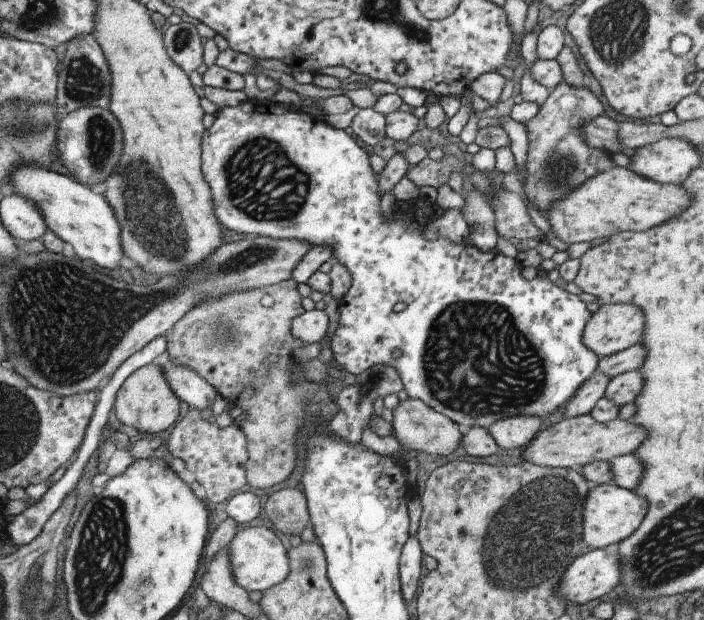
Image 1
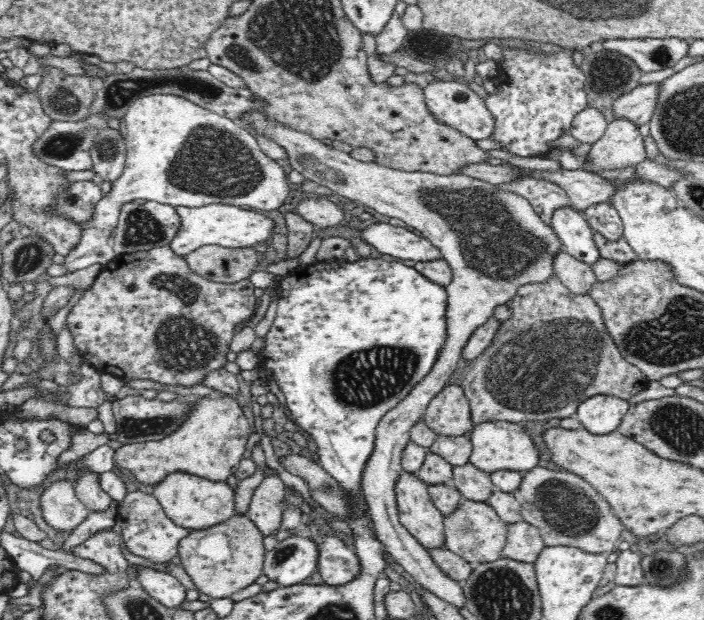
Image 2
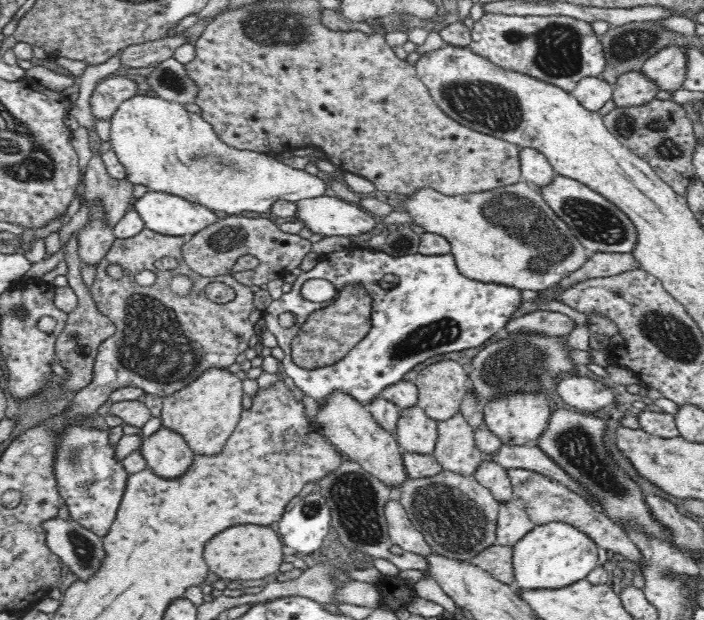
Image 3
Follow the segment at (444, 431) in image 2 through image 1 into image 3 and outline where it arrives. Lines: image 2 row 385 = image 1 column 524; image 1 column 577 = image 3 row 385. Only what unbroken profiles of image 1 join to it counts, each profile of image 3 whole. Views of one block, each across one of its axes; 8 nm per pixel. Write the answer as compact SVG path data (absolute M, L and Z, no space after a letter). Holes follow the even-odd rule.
M440 360L422 368L413 382L418 391L417 404L436 422L449 420L454 414L460 412L464 393L472 389L472 379L466 375L462 364L454 360Z

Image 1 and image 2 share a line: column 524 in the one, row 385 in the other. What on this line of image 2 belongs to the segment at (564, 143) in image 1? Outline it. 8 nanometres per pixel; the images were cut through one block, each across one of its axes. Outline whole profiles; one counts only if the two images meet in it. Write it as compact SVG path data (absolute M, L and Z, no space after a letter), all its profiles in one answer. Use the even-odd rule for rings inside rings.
M170 244L140 252L116 255L103 267L88 291L68 314L75 347L82 353L85 367L110 373L127 385L131 380L151 380L164 386L202 384L204 377L227 364L227 354L234 334L255 314L255 287L250 279L234 284L206 280L192 272L184 256L177 255Z

